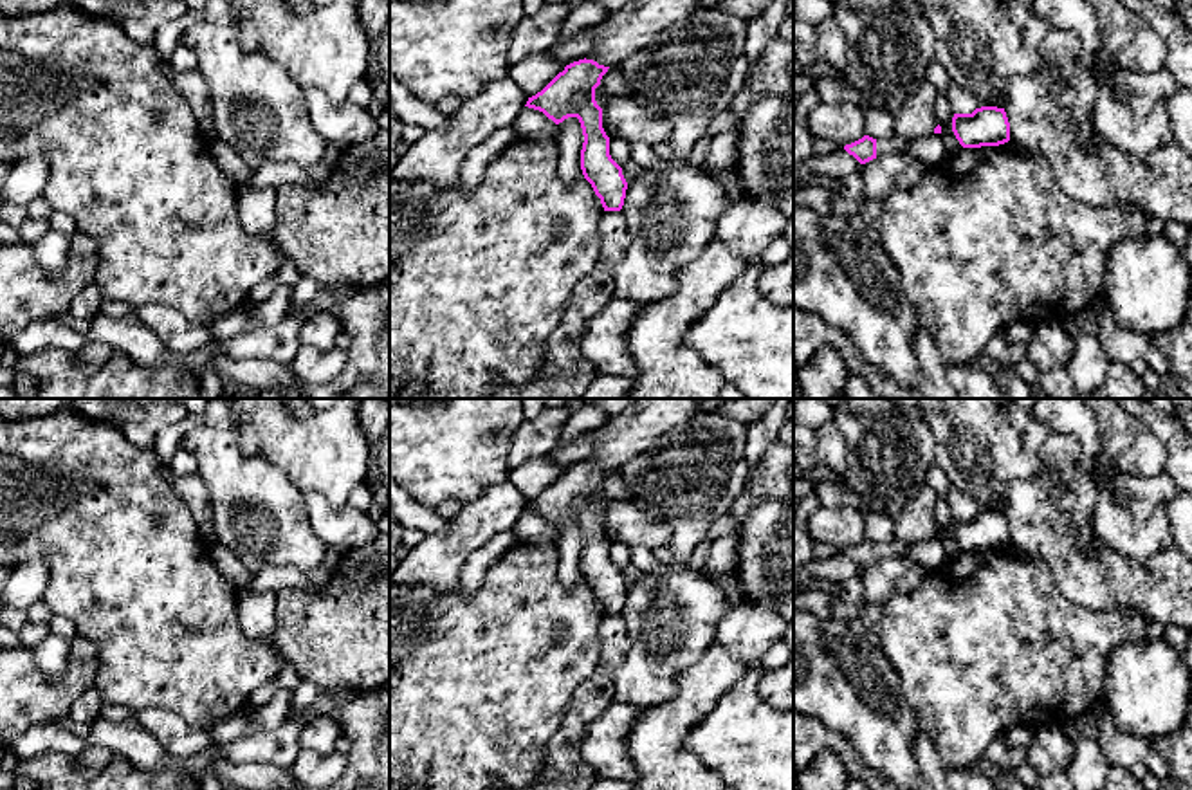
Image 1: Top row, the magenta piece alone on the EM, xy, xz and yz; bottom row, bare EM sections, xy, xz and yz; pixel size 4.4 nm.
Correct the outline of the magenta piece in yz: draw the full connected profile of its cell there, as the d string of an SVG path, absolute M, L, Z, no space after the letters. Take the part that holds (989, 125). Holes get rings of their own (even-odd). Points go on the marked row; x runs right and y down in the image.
M981 106L972 114L954 114L952 132L963 148L999 146L1010 141L1004 108Z

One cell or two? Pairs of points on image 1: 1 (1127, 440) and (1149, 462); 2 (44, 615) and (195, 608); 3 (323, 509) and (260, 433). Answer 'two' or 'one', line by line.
1: one
2: two
3: two

